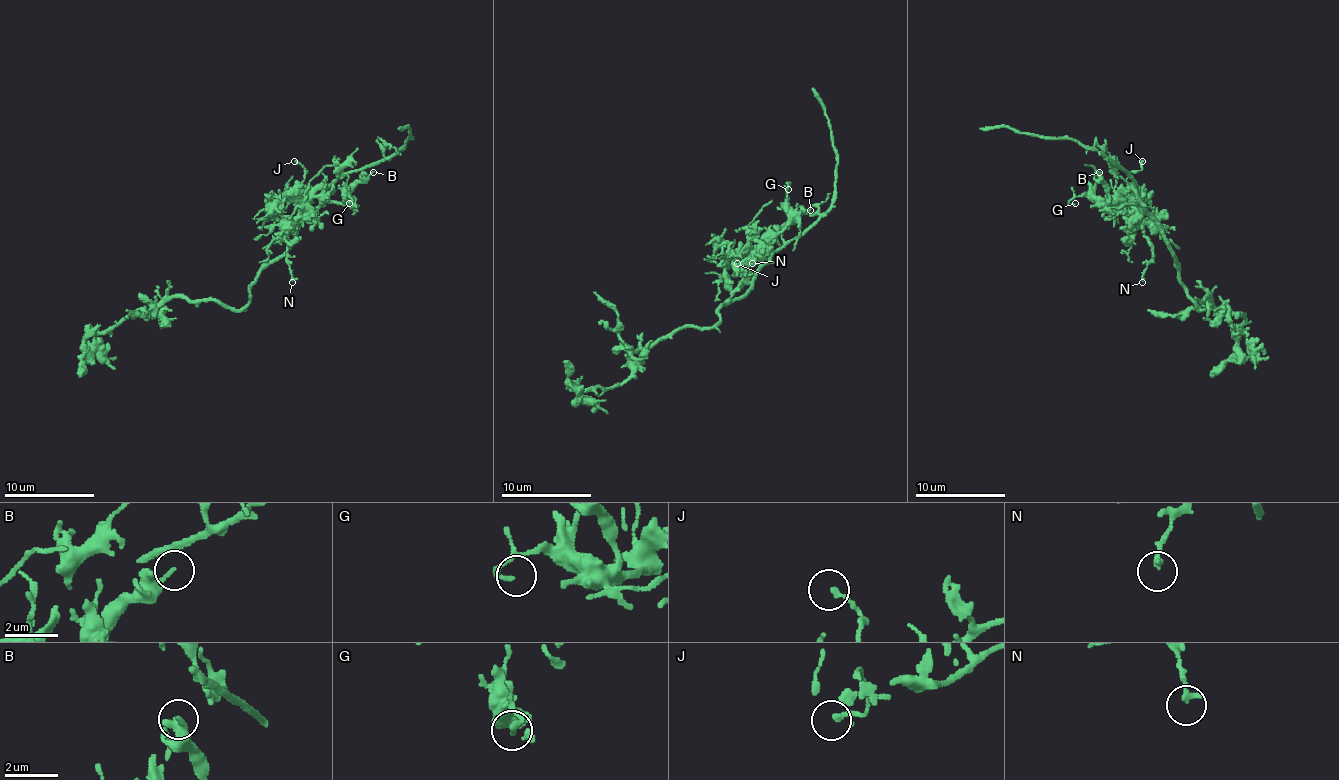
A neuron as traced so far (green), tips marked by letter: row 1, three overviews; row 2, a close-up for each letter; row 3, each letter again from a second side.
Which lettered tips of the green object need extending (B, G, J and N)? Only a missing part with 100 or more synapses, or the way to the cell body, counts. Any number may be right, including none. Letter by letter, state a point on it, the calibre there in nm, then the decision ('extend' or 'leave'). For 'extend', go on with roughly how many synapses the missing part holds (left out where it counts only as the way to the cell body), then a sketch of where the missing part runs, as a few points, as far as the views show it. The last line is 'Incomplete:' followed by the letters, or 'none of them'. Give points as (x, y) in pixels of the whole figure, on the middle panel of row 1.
B: at (810, 210); 220 nm thick; leave
G: at (788, 189); 180 nm thick; leave
J: at (737, 263); 190 nm thick; leave
N: at (752, 263); 190 nm thick; leave
Incomplete: none of them

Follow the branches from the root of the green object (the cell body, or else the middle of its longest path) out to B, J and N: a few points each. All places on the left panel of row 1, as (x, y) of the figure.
B: (278, 257), (293, 239), (305, 206), (315, 197), (344, 201), (349, 192), (373, 172)
J: (278, 257), (293, 239), (301, 217), (303, 176), (307, 172), (294, 161)
N: (278, 257), (293, 239), (296, 233), (294, 226), (287, 235), (292, 282)

